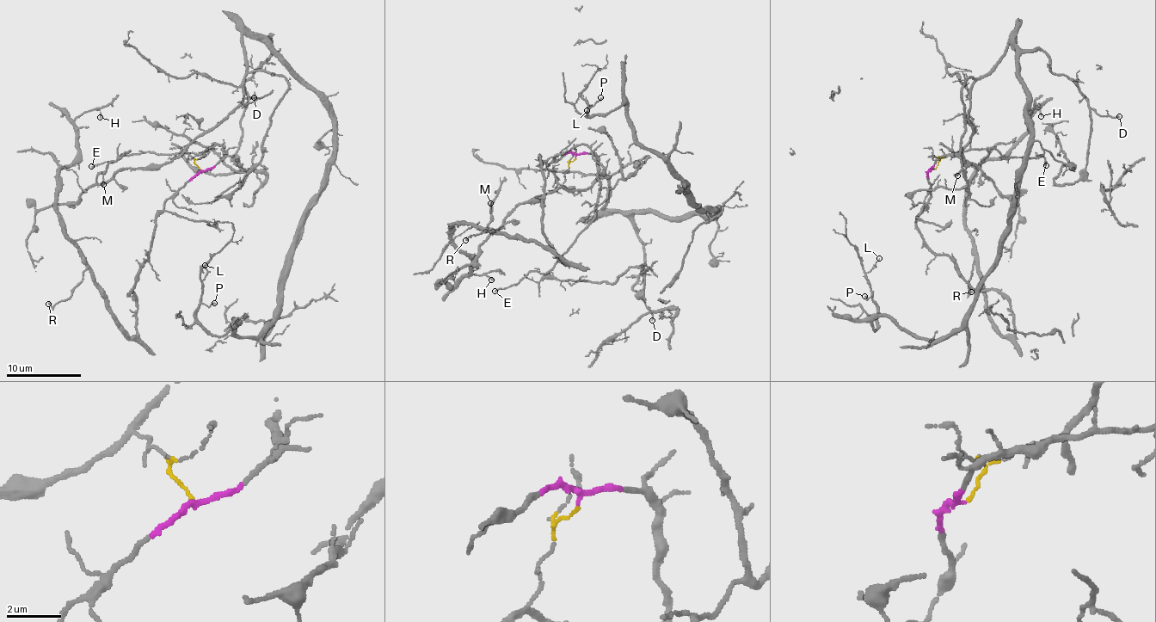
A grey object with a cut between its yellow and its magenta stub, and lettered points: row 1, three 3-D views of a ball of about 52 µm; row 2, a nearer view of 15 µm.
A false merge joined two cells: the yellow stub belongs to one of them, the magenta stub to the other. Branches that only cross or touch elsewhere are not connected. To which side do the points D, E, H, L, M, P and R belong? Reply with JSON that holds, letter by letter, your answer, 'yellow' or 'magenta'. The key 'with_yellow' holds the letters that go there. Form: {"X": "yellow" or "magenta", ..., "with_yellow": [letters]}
{"D": "yellow", "E": "magenta", "H": "magenta", "L": "yellow", "M": "yellow", "P": "yellow", "R": "magenta", "with_yellow": ["D", "L", "M", "P"]}

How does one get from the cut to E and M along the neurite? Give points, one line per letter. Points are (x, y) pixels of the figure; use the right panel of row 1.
E: (933, 169), (935, 162), (944, 155), (957, 155), (968, 149), (998, 150), (1005, 158), (1042, 155), (1047, 165)
M: (935, 169), (942, 157), (960, 151), (966, 163), (973, 163), (986, 177), (977, 166), (967, 166), (956, 175)

